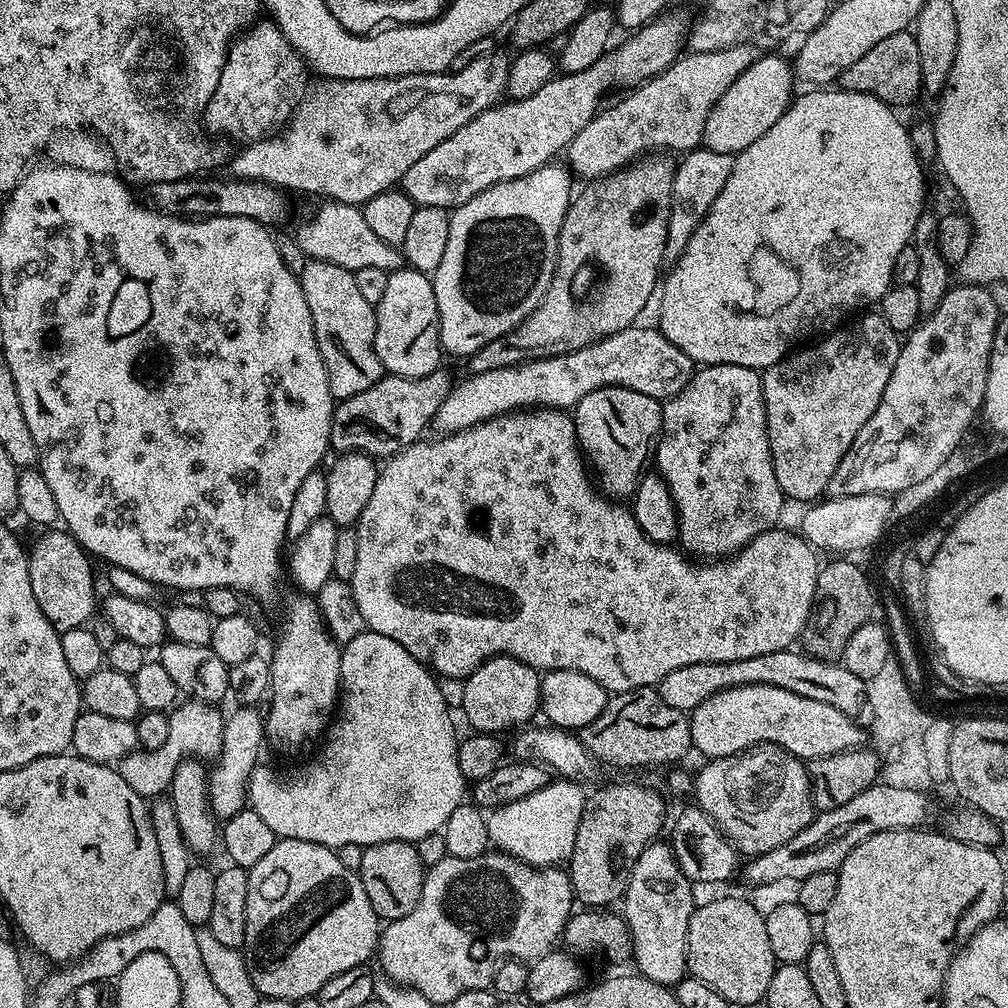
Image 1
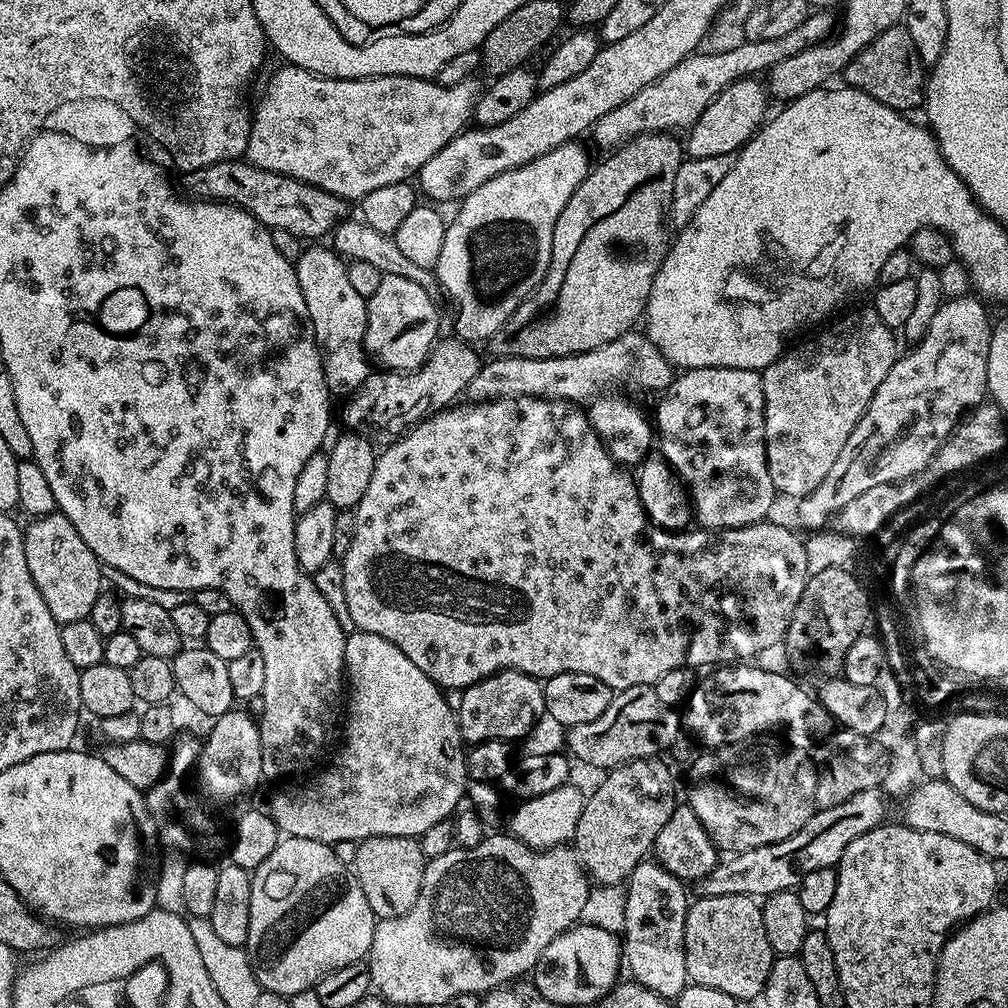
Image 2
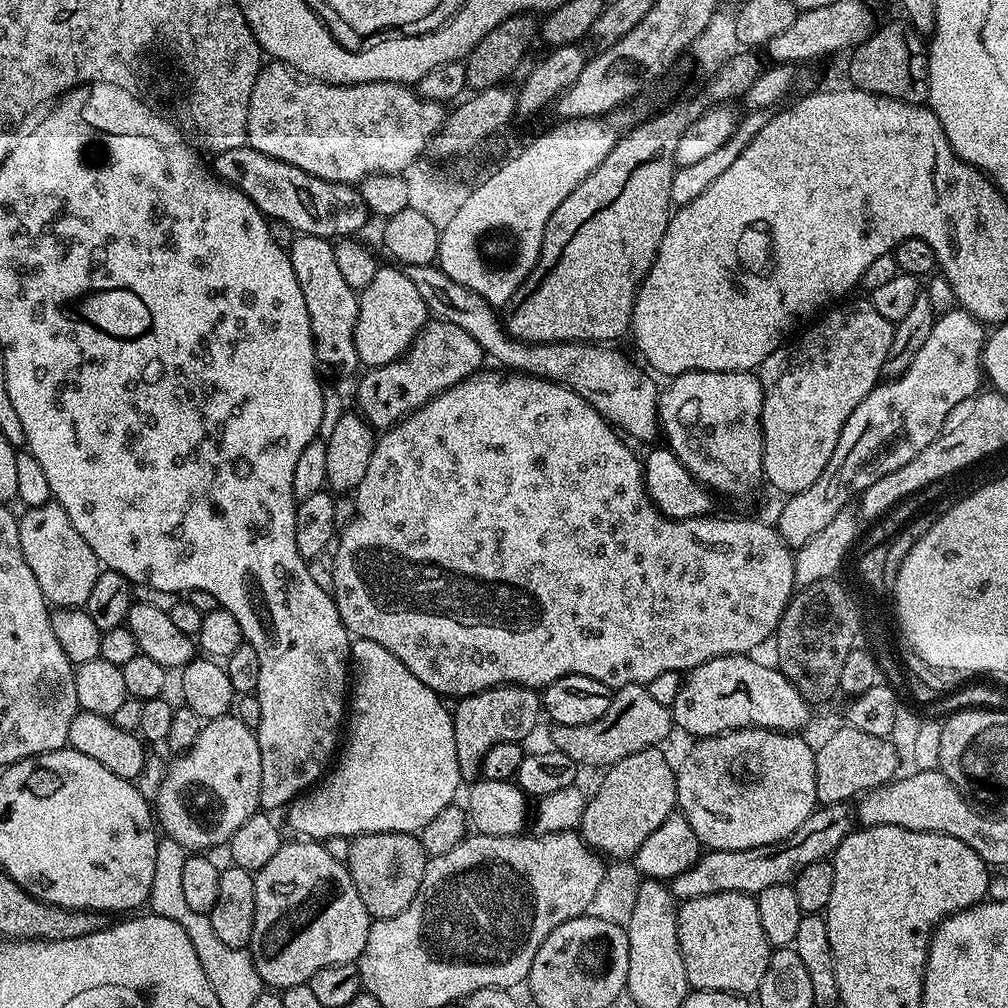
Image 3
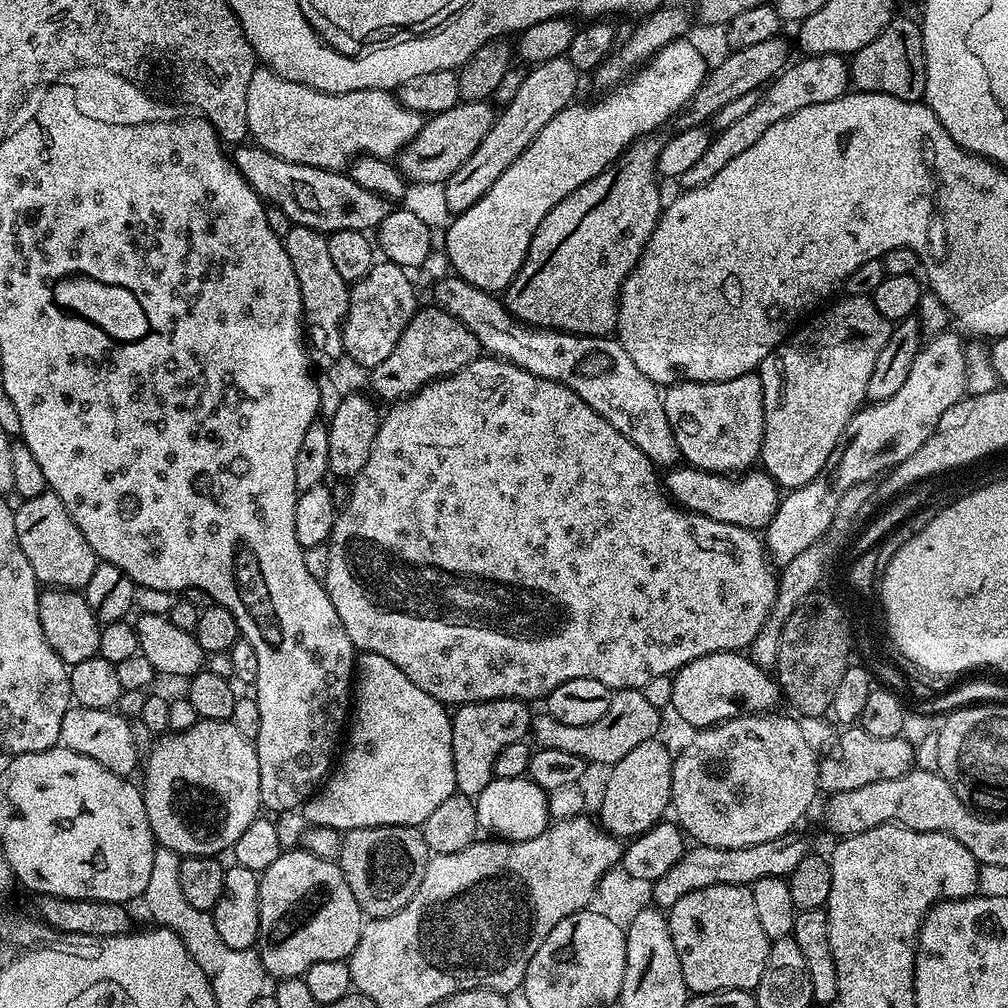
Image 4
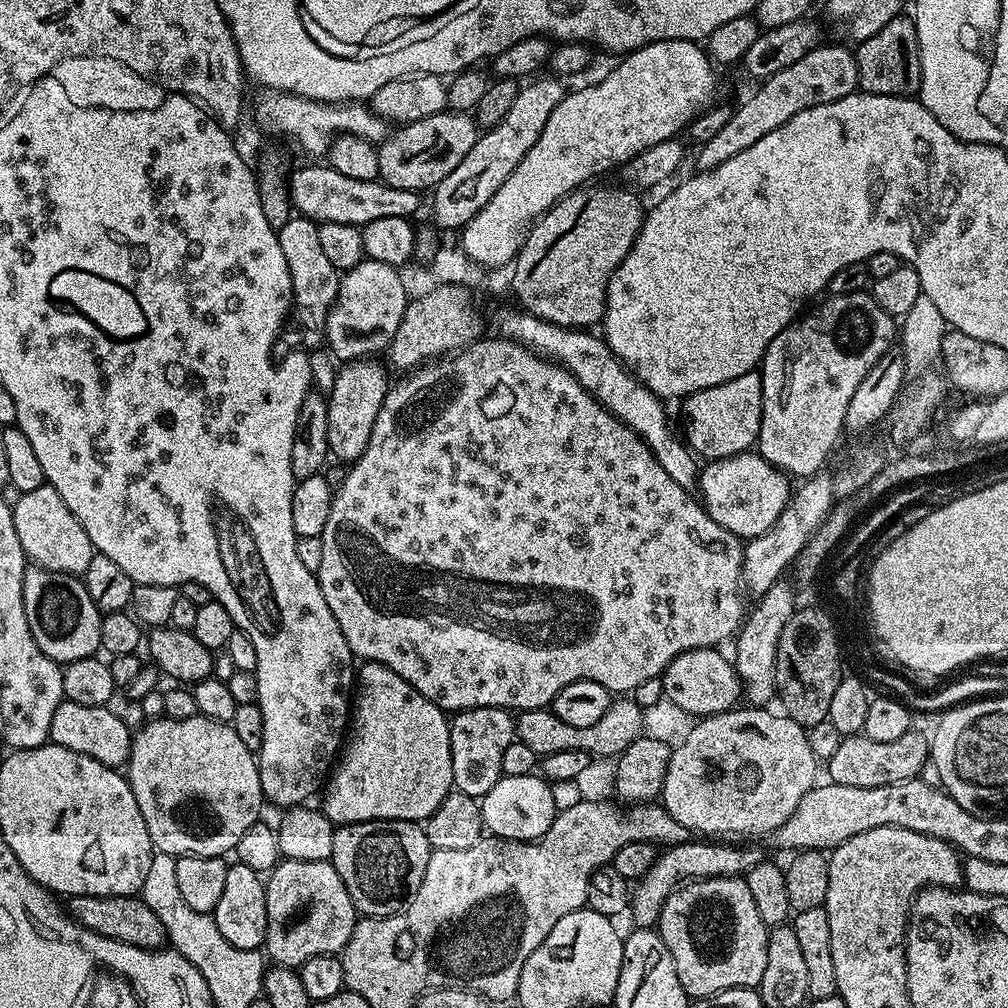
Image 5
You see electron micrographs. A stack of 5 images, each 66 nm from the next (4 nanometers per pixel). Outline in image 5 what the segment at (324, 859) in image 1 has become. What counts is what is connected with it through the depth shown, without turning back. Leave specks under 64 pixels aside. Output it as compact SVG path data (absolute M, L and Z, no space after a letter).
M281 859L267 873L264 889L266 938L263 951L273 965L299 969L301 964L318 954L335 956L343 953L346 942L350 942L358 913L331 862Z

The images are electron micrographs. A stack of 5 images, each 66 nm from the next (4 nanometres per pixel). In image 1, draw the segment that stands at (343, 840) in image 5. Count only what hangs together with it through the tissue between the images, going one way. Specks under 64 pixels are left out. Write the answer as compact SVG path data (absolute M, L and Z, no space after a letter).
M391 840L369 844L365 847L362 854L362 866L359 870L360 881L366 890L366 898L370 898L370 906L374 906L376 915L381 921L402 918L410 914L414 906L418 906L425 871L426 865L418 858L415 843L406 840Z

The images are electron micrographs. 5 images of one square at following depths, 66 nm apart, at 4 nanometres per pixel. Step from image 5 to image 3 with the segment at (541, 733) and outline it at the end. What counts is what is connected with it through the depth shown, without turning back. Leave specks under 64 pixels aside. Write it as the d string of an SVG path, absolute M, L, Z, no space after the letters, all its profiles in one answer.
M628 684L613 691L610 706L606 706L606 714L602 714L602 718L586 722L582 726L555 725L551 729L553 732L550 744L562 754L574 758L578 766L586 765L606 770L614 762L630 754L638 754L638 750L660 746L671 734L673 727L670 709L650 698L645 685Z

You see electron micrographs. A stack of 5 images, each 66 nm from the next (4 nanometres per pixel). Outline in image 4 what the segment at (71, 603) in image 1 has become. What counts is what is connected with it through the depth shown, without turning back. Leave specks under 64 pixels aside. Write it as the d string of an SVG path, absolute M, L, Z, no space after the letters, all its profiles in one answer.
M49 490L38 494L38 498L20 500L14 511L18 546L22 546L22 554L26 554L26 562L30 562L37 581L52 588L82 590L90 582L90 574L94 574L98 557L74 518L70 518L66 506L62 506L62 498Z

